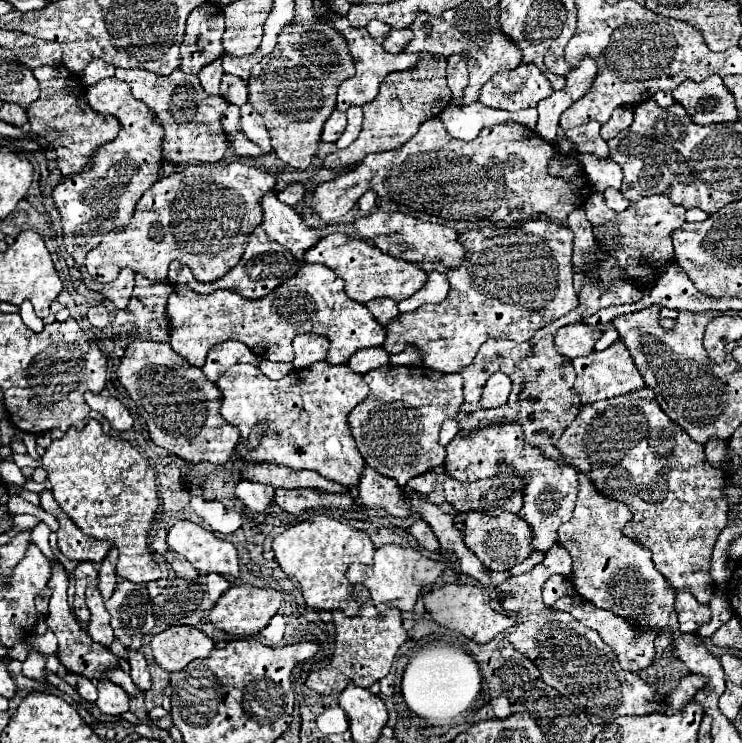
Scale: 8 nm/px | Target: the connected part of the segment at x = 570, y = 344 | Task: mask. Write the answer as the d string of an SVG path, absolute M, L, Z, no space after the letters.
M583 321L569 323L555 333L555 345L557 345L557 351L561 351L561 355L575 359L575 357L589 355L599 337L601 337L601 331Z

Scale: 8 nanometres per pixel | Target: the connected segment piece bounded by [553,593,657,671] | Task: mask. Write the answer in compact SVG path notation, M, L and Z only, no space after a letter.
M571 593L565 595L565 597L561 597L561 599L553 605L553 609L567 611L567 613L571 613L575 619L579 619L585 627L595 629L595 631L601 635L601 639L615 651L615 655L617 655L617 659L619 659L619 663L621 663L621 667L623 667L625 671L639 671L639 669L645 669L645 667L651 665L651 659L653 659L653 653L655 653L653 641L655 641L655 637L657 637L657 631L641 631L641 633L639 633L639 631L633 627L633 623L629 623L629 619L619 619L619 615L613 615L613 611L599 609L597 605L593 605L593 603L589 603L589 601L585 601L585 605L573 603L573 601L571 601Z

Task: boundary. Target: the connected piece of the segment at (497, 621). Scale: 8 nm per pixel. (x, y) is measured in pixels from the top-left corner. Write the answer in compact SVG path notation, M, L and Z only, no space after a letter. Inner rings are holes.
M443 585L439 589L433 589L429 593L423 595L423 601L425 601L425 607L427 611L431 613L431 617L447 627L447 629L453 629L477 643L489 643L497 633L505 631L505 629L511 629L517 619L511 617L511 615L505 615L505 613L499 613L495 609L491 609L491 605L483 599L483 593L479 587L475 585Z

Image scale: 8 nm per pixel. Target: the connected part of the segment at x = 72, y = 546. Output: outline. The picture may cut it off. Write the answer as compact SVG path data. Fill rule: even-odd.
M45 489L41 493L41 507L49 513L53 513L61 527L57 531L57 545L59 551L69 559L69 561L91 561L91 563L101 563L103 557L107 555L107 551L111 549L109 541L99 541L93 539L89 535L85 535L65 513L63 509L57 505L57 501L53 499L51 491Z

